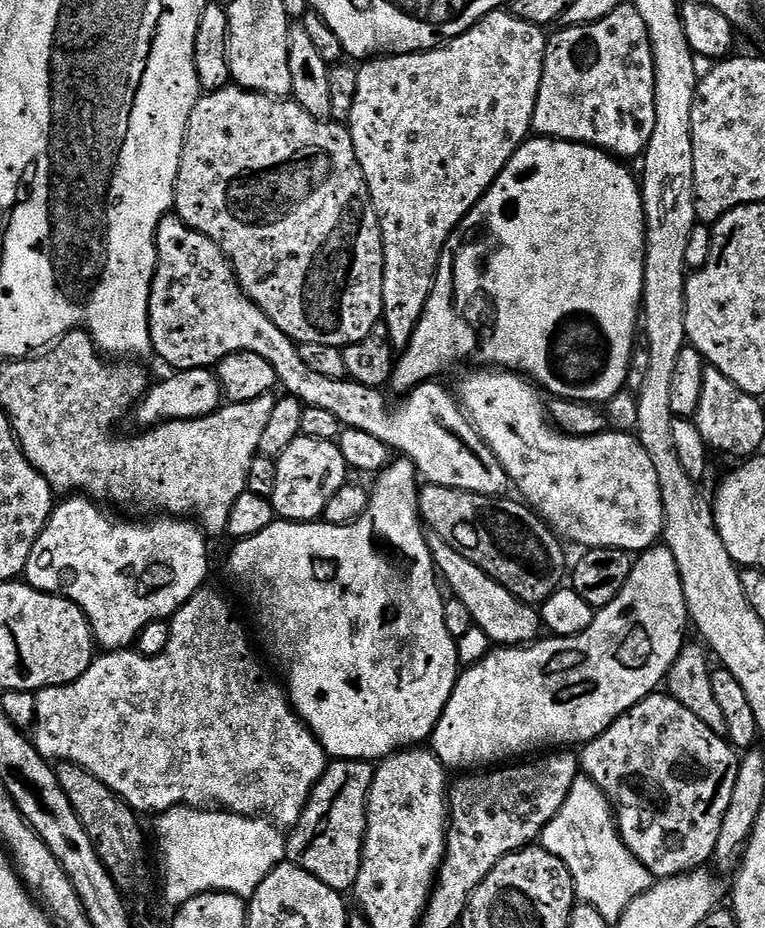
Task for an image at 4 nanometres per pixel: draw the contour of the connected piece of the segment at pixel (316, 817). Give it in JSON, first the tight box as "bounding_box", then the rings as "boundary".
{"bounding_box":[286,760,373,894],"boundary":[[[332,760],[320,781],[314,786],[302,818],[295,828],[291,829],[286,840],[286,856],[291,863],[314,874],[314,878],[326,882],[326,886],[341,894],[347,893],[347,888],[349,891],[356,886],[368,825],[368,795],[372,789],[373,771],[373,765],[367,760]]]}

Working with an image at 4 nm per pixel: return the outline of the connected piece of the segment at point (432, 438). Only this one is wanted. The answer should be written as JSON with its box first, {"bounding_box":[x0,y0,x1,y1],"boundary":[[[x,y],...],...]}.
{"bounding_box":[148,214,510,496],"boundary":[[[174,214],[165,216],[156,231],[156,269],[150,286],[148,321],[153,353],[157,357],[160,355],[169,364],[169,369],[212,368],[230,354],[262,354],[262,358],[266,358],[266,362],[274,366],[279,387],[284,387],[283,391],[287,395],[295,397],[305,408],[319,406],[322,410],[329,411],[334,414],[334,418],[338,418],[344,428],[366,430],[366,434],[382,438],[382,442],[386,442],[393,453],[410,460],[417,473],[427,483],[487,496],[504,496],[507,488],[510,488],[508,475],[504,473],[494,450],[490,450],[487,442],[480,437],[475,425],[468,419],[467,412],[461,408],[459,399],[449,389],[448,393],[440,382],[420,384],[401,399],[404,400],[401,404],[391,408],[381,389],[367,388],[347,378],[326,378],[323,374],[310,370],[296,341],[282,330],[278,330],[278,326],[274,326],[274,322],[270,322],[266,313],[244,293],[234,274],[232,263],[226,258],[226,254],[222,254],[220,247],[210,242],[206,234],[199,234],[198,231],[186,227]]]}

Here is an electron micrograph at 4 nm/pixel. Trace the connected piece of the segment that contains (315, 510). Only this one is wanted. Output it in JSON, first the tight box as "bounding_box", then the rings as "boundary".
{"bounding_box":[271,436,350,522],"boundary":[[[299,436],[282,450],[282,454],[275,457],[276,462],[276,481],[274,482],[274,494],[271,502],[276,511],[277,517],[281,520],[295,520],[297,522],[316,522],[323,517],[326,510],[326,502],[342,490],[344,484],[349,483],[350,469],[348,463],[342,458],[342,450],[339,443],[331,440],[319,440],[309,436]]]}

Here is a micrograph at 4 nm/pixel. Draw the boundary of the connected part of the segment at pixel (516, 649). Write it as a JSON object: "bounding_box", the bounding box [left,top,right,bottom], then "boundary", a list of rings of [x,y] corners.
{"bounding_box":[430,546,690,770],"boundary":[[[653,546],[646,552],[639,553],[635,557],[632,569],[625,585],[616,598],[604,608],[599,609],[594,622],[582,634],[573,636],[554,636],[541,638],[531,644],[523,646],[496,646],[489,652],[486,658],[482,658],[477,664],[465,667],[459,673],[454,690],[450,694],[450,702],[446,702],[446,710],[442,718],[436,724],[436,729],[430,737],[432,753],[442,761],[445,768],[455,770],[484,770],[489,766],[500,766],[505,762],[515,761],[517,758],[527,757],[529,754],[539,753],[541,750],[556,750],[561,746],[583,746],[589,740],[602,735],[612,723],[622,714],[626,714],[638,702],[642,702],[648,696],[657,691],[656,688],[665,683],[670,669],[679,658],[684,649],[686,637],[684,631],[690,628],[690,617],[688,614],[688,603],[682,590],[682,578],[678,574],[678,562],[674,562],[674,554],[666,546]]]}

